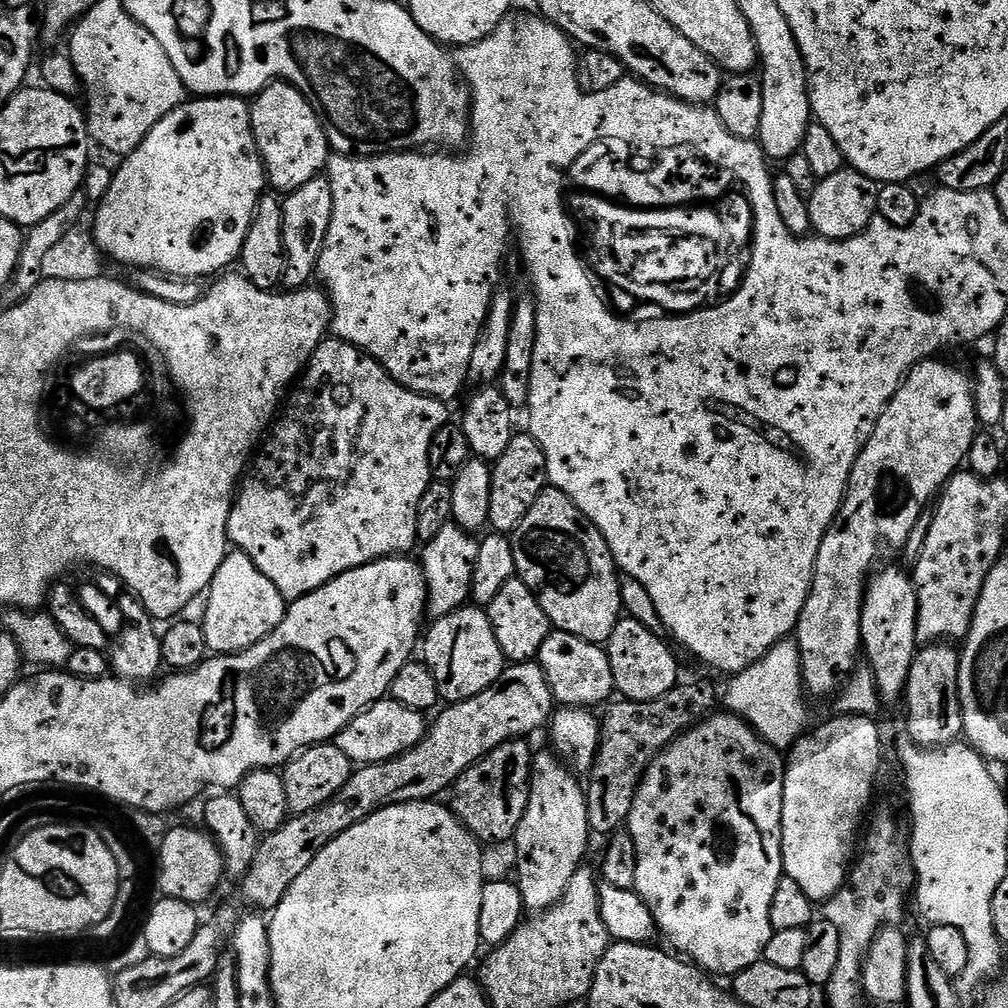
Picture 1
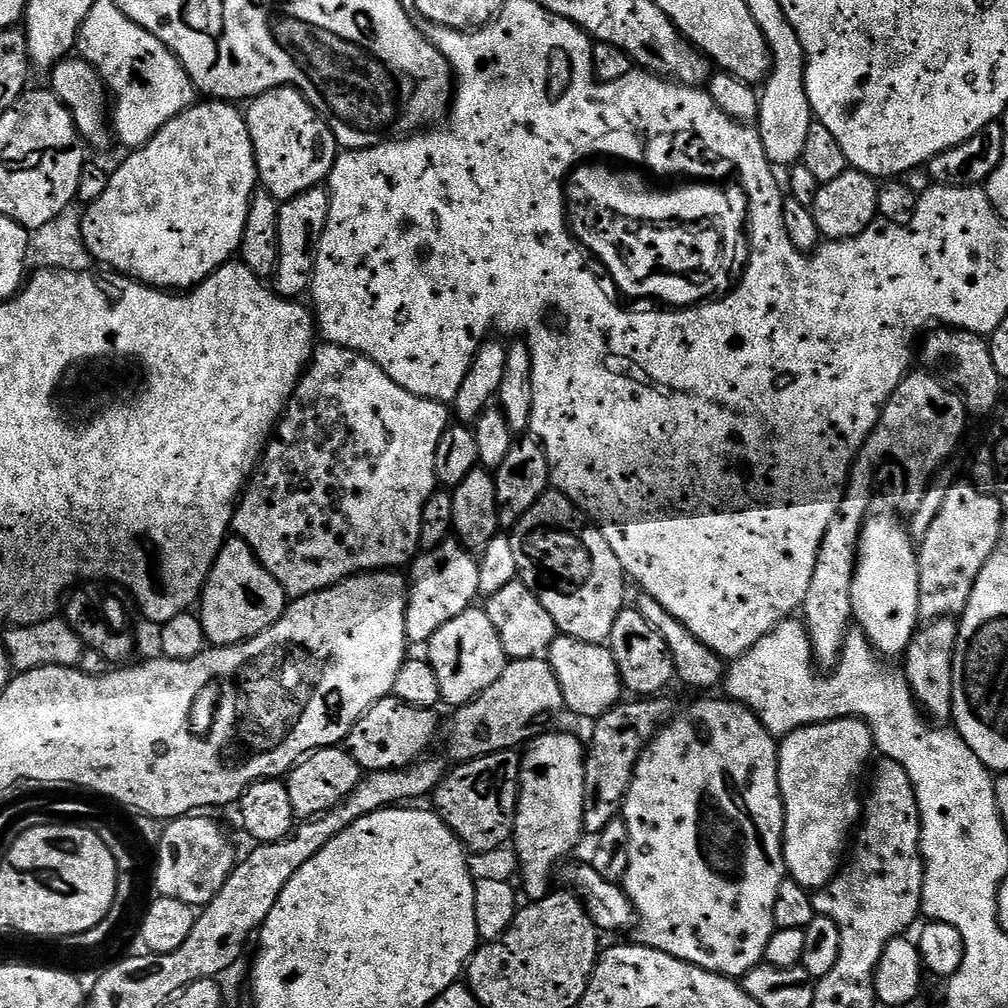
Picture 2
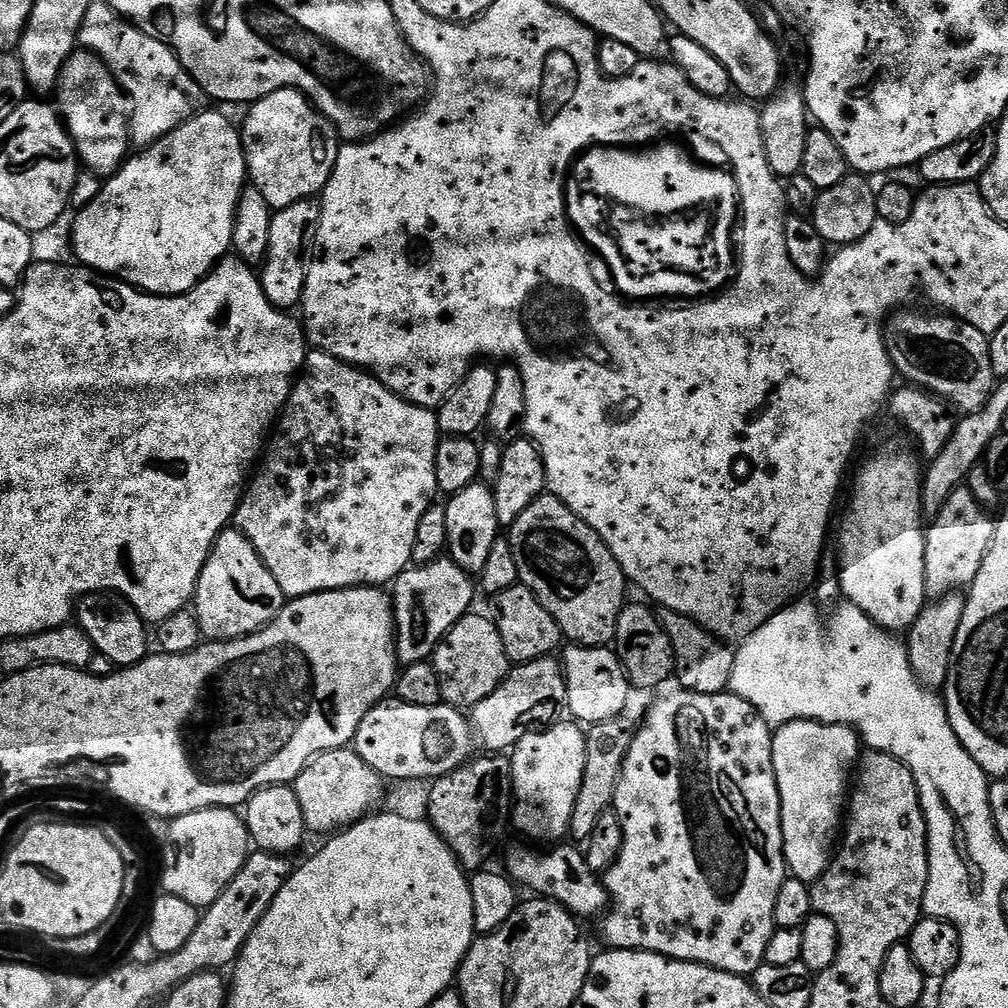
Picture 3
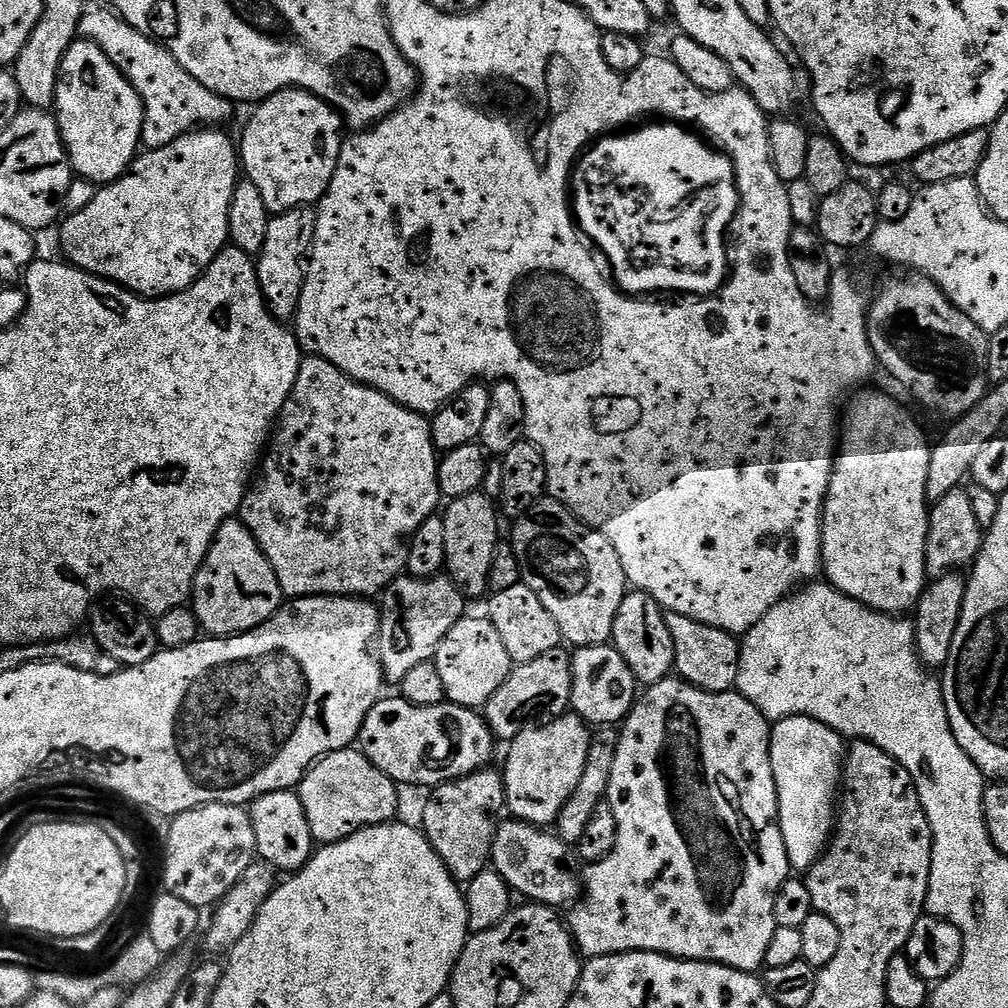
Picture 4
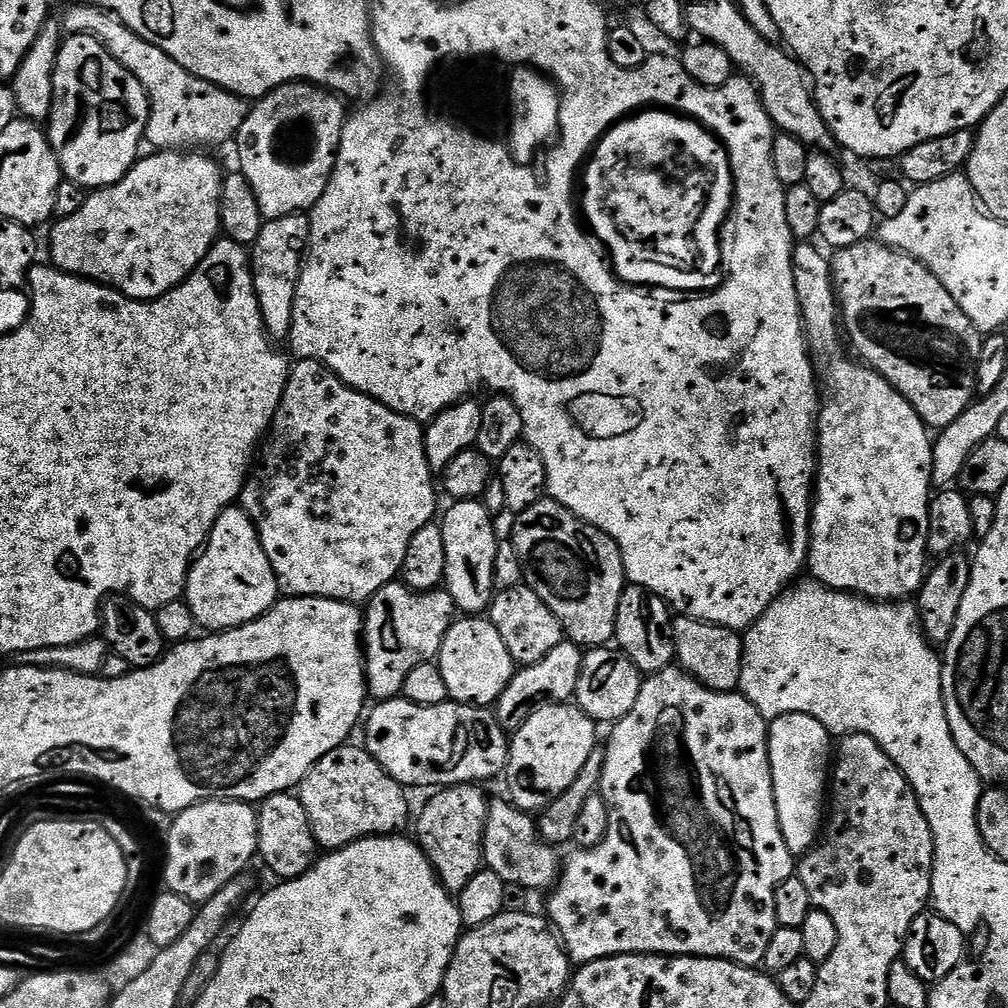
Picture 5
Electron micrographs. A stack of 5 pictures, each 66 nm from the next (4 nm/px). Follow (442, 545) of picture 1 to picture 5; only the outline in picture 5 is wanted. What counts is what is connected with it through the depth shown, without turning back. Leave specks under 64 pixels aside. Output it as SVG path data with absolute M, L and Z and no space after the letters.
M403 582L388 584L367 601L362 616L362 656L366 661L366 688L371 695L372 692L376 695L377 701L399 697L404 691L406 674L410 674L414 666L427 664L439 657L444 636L454 623L452 612L456 611L456 603L447 590L413 590Z

